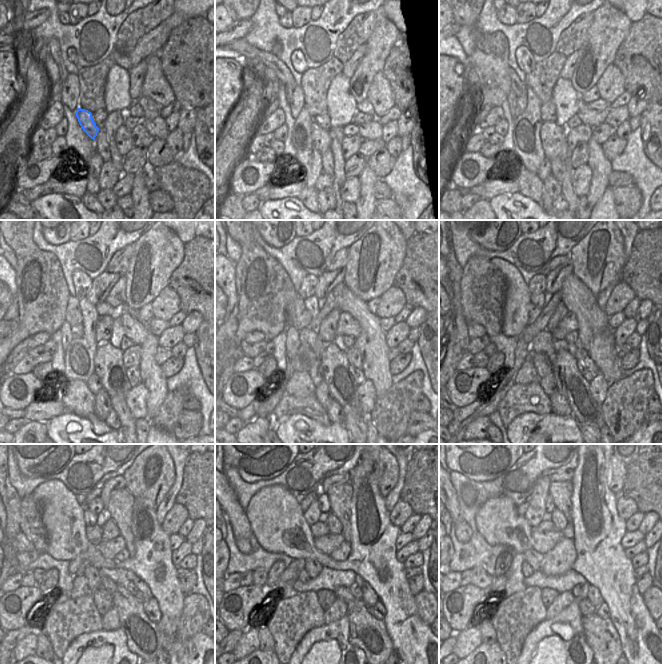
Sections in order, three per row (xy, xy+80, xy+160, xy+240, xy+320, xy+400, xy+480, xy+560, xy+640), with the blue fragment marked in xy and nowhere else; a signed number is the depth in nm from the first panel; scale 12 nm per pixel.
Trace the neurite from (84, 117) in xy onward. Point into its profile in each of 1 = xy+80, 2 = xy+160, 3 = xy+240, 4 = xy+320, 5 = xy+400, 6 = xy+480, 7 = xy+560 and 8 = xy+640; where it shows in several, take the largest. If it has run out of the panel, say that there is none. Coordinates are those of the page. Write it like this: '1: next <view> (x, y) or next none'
1: next xy+80 (321, 132)
2: next xy+160 (554, 136)
3: next xy+240 (108, 361)
4: next xy+320 (336, 369)
5: next xy+400 (569, 381)
6: next xy+480 (143, 639)
7: next xy+560 (366, 632)
8: next xy+640 (600, 634)

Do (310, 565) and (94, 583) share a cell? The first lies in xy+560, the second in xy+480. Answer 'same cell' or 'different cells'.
same cell

